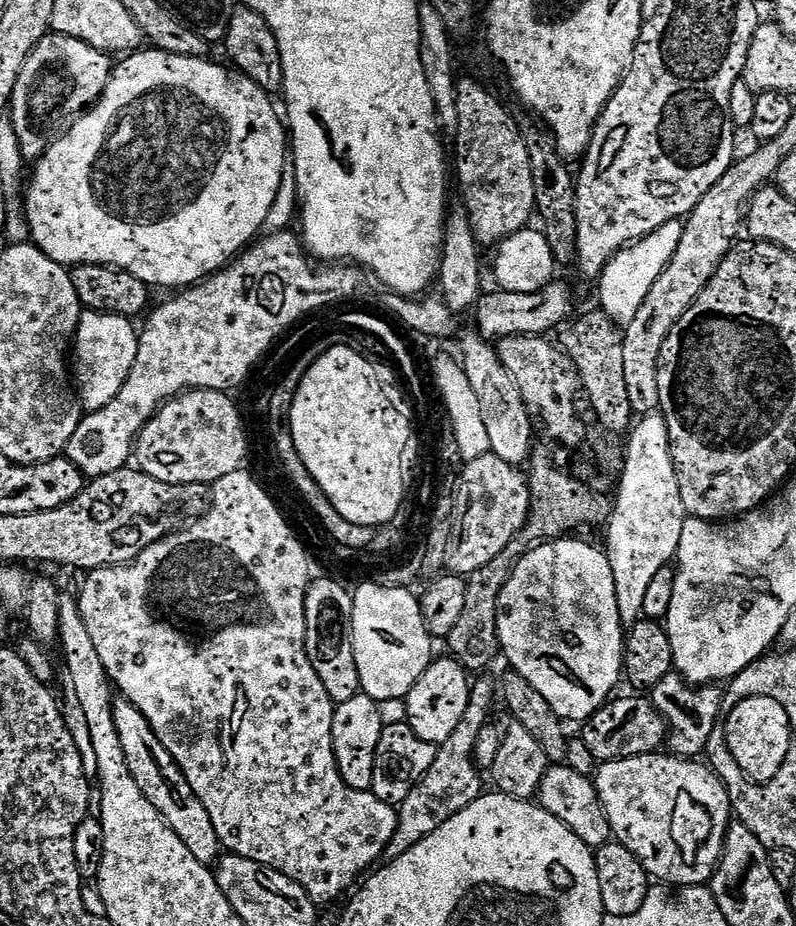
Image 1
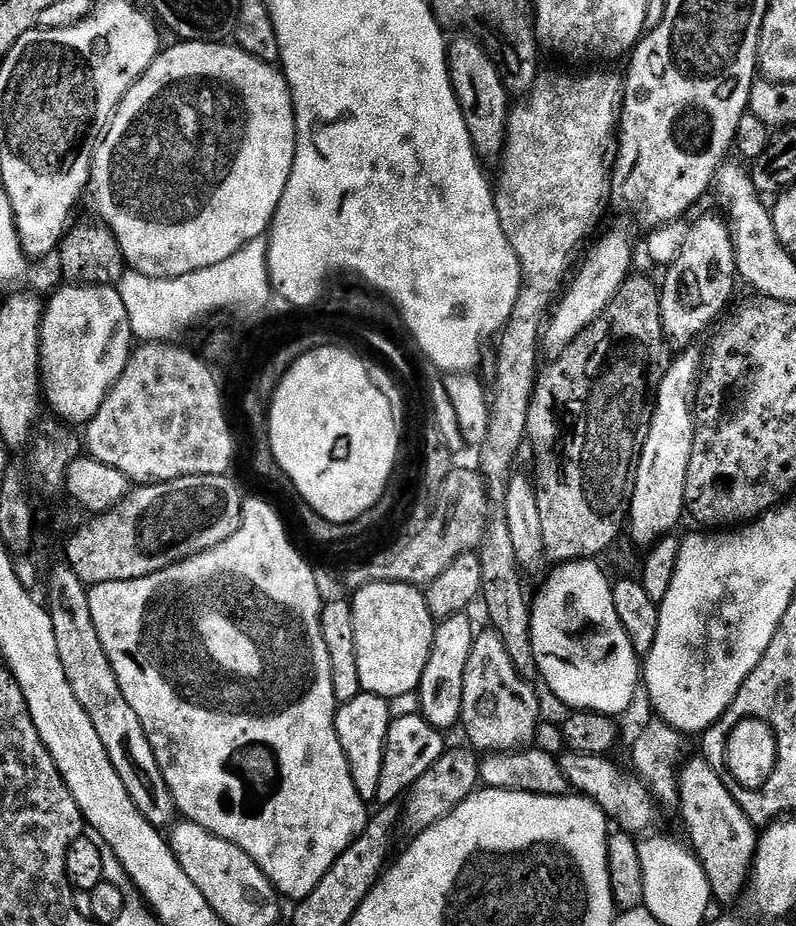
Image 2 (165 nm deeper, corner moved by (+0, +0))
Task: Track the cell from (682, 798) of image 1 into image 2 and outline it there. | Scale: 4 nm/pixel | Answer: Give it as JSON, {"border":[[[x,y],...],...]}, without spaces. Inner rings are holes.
{"border":[[[567,751],[559,757],[560,768],[566,774],[569,785],[583,796],[588,796],[603,809],[605,815],[621,831],[633,836],[640,836],[650,829],[650,818],[658,809],[657,801],[651,789],[639,777],[624,776],[623,772],[612,762],[608,762],[605,755],[599,753],[582,754]]]}

